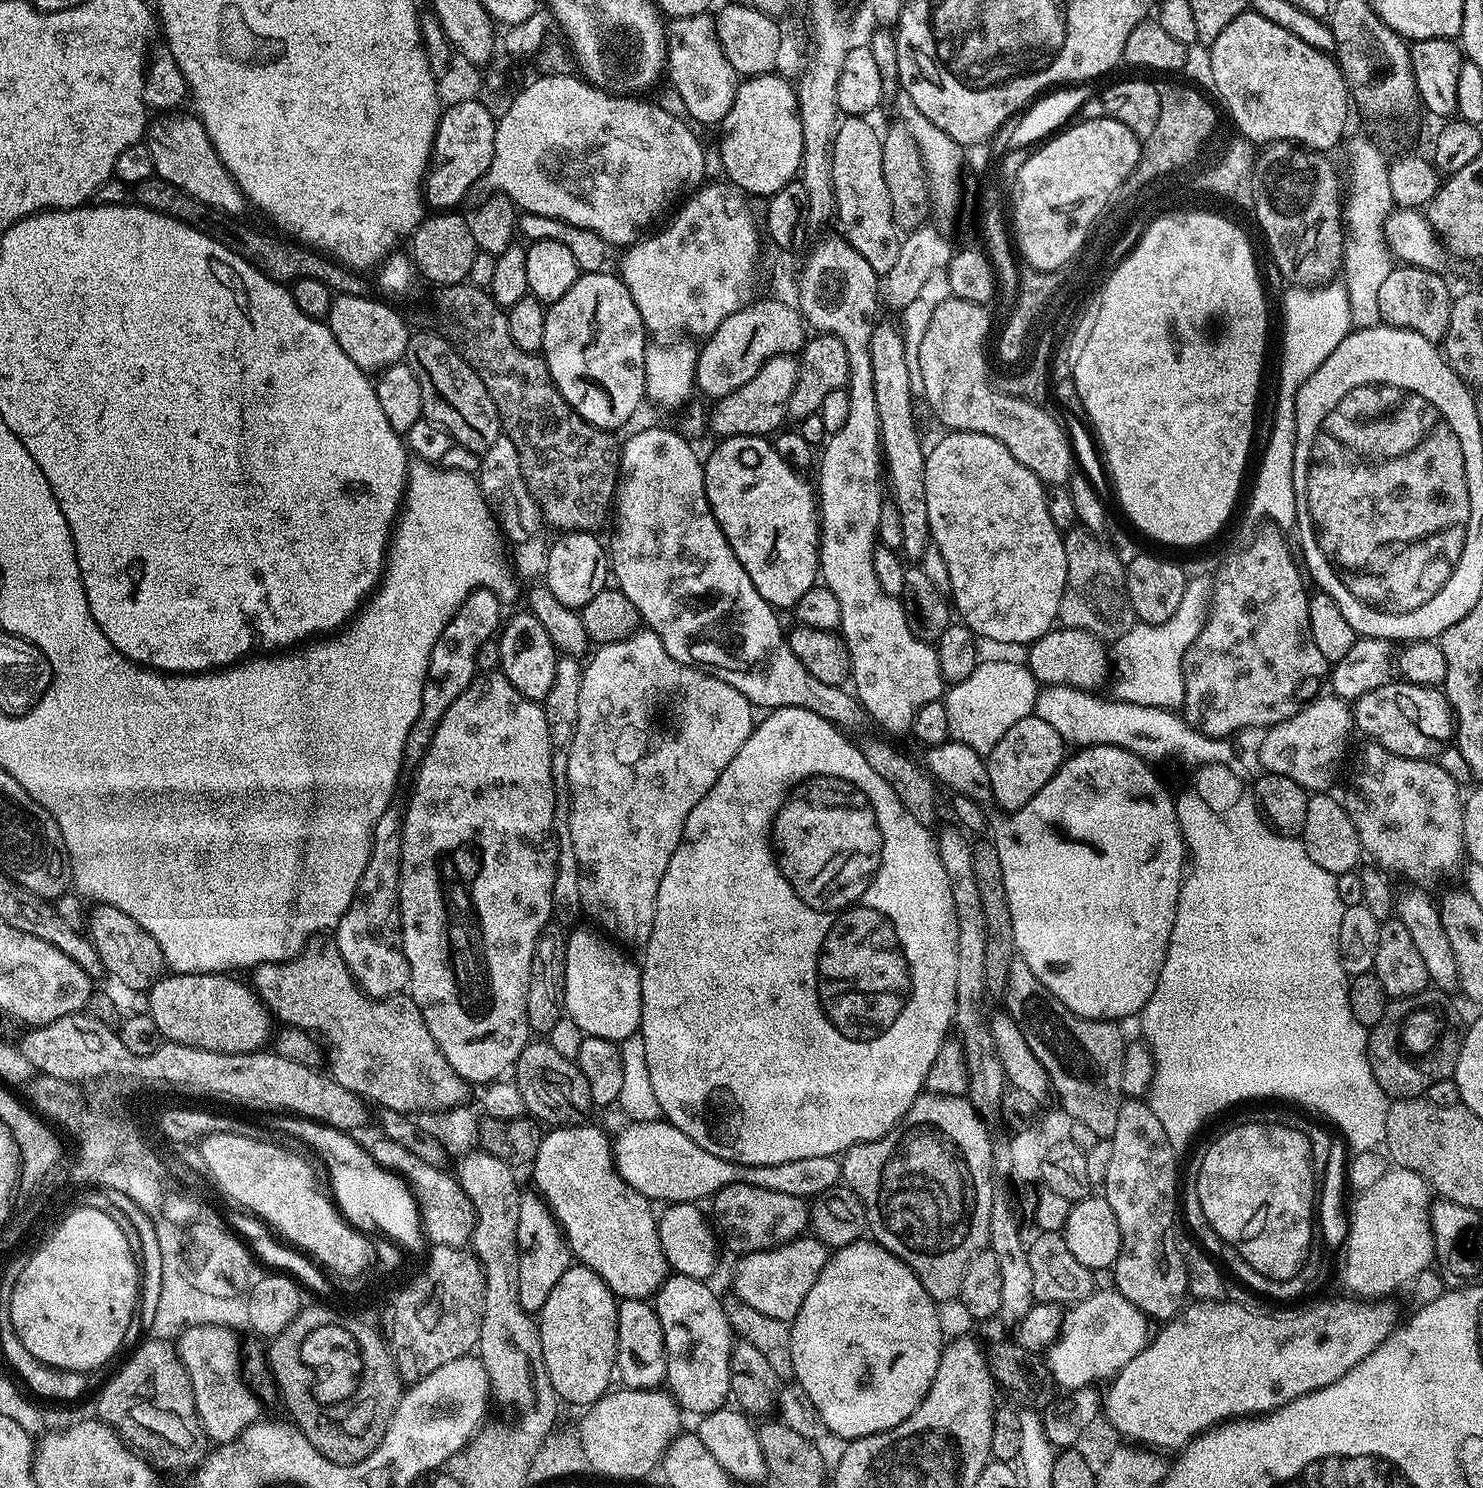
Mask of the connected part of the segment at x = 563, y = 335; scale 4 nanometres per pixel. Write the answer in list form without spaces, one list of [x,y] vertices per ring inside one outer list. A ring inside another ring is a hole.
[[[611,271],[603,272],[585,272],[574,282],[574,286],[570,286],[570,290],[566,290],[566,294],[562,294],[562,298],[555,300],[553,304],[547,305],[548,313],[546,314],[546,338],[544,339],[544,351],[542,353],[544,361],[548,363],[548,369],[552,375],[552,380],[556,384],[557,390],[562,394],[562,398],[566,398],[568,403],[575,412],[578,413],[583,420],[590,422],[595,428],[603,428],[605,430],[617,430],[636,411],[640,408],[640,403],[645,403],[644,394],[644,350],[646,347],[646,329],[642,322],[642,314],[638,314],[638,306],[634,306],[634,298],[630,294],[630,290],[620,279],[619,275],[613,274]]]

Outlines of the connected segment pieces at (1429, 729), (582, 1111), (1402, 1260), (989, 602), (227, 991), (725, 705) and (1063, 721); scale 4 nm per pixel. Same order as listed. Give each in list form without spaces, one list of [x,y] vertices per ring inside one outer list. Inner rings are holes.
[[[1389,682],[1370,690],[1354,701],[1354,724],[1364,736],[1369,736],[1372,744],[1381,744],[1393,756],[1408,756],[1412,760],[1423,760],[1437,755],[1438,743],[1448,742],[1454,736],[1454,713],[1448,706],[1448,697],[1439,687],[1426,688],[1423,684]]]
[[[533,1039],[524,1047],[514,1065],[514,1079],[518,1090],[524,1092],[525,1109],[545,1125],[582,1124],[591,1117],[588,1115],[594,1112],[590,1086],[586,1086],[582,1070],[576,1065],[575,1060],[567,1060],[543,1039]]]
[[[1392,1166],[1370,1190],[1355,1199],[1356,1205],[1348,1216],[1347,1243],[1342,1248],[1345,1293],[1364,1302],[1376,1302],[1379,1296],[1390,1295],[1431,1264],[1433,1267],[1436,1243],[1428,1217],[1430,1189],[1418,1174]]]
[[[949,431],[948,436],[944,436],[937,442],[933,448],[927,449],[924,457],[924,473],[926,474],[926,511],[930,514],[930,526],[928,527],[930,533],[930,540],[933,545],[936,545],[941,551],[942,558],[945,559],[946,568],[949,570],[949,589],[950,600],[954,605],[955,611],[958,613],[959,619],[971,631],[976,633],[977,637],[985,636],[986,638],[994,638],[999,642],[1018,642],[1031,646],[1038,638],[1042,638],[1046,633],[1052,631],[1054,625],[1057,623],[1060,615],[1060,603],[1062,602],[1062,594],[1066,586],[1066,550],[1064,549],[1064,536],[1061,529],[1054,526],[1054,522],[1050,522],[1050,510],[1048,509],[1048,498],[1046,495],[1045,485],[1041,484],[1040,479],[1030,470],[1026,470],[1026,466],[1022,466],[1022,462],[1018,462],[1018,458],[1014,458],[1010,454],[1010,450],[1006,450],[1006,446],[1002,446],[1002,442],[998,442],[994,438],[990,438],[986,434],[978,434],[977,432],[953,432]]]
[[[178,972],[175,974],[165,974],[148,989],[149,998],[149,1010],[147,1015],[154,1018],[155,1024],[158,1026],[161,1037],[165,1041],[173,1044],[185,1044],[186,1046],[194,1046],[195,1048],[201,1048],[202,1050],[214,1050],[215,1052],[255,1052],[263,1049],[270,1040],[270,1028],[268,1032],[268,1020],[270,1021],[270,1013],[267,1008],[260,1002],[259,996],[247,983],[244,984],[240,980],[235,980],[235,975],[221,974],[219,972]]]
[[[636,630],[632,632],[631,635],[625,637],[624,640],[618,640],[613,644],[599,645],[595,651],[591,653],[591,656],[593,655],[592,661],[587,661],[587,663],[584,664],[582,694],[578,694],[578,718],[576,719],[576,727],[570,736],[572,745],[567,745],[566,748],[568,753],[568,781],[570,782],[570,790],[572,791],[572,809],[570,810],[570,818],[568,819],[570,822],[570,838],[572,839],[574,854],[577,855],[578,866],[582,873],[580,877],[580,906],[585,913],[589,912],[589,914],[601,924],[599,927],[603,929],[613,941],[619,942],[621,945],[629,944],[630,947],[640,950],[643,949],[646,942],[650,942],[650,930],[654,930],[654,914],[656,913],[656,903],[658,902],[658,886],[662,882],[662,874],[666,874],[666,866],[670,866],[670,858],[674,854],[674,850],[680,844],[680,839],[682,838],[684,827],[686,826],[686,818],[690,818],[690,810],[694,810],[694,806],[698,806],[698,802],[702,802],[702,798],[708,793],[710,786],[714,786],[714,782],[718,782],[722,770],[726,770],[726,766],[730,766],[730,758],[734,758],[734,754],[738,754],[738,750],[742,750],[746,738],[750,738],[750,734],[754,727],[754,719],[752,720],[754,706],[742,693],[738,690],[734,690],[734,686],[730,686],[726,682],[714,678],[709,672],[702,672],[699,668],[691,668],[689,664],[683,664],[674,658],[670,658],[670,654],[666,650],[666,646],[662,646],[658,634],[654,634],[650,630]]]
[[[1064,684],[1049,685],[1037,693],[1034,714],[1042,718],[1044,722],[1049,723],[1054,730],[1057,730],[1059,736],[1066,744],[1076,744],[1075,746],[1080,748],[1092,747],[1094,745],[1118,746],[1119,748],[1125,748],[1126,750],[1130,750],[1137,754],[1149,754],[1148,752],[1177,752],[1177,754],[1180,755],[1181,762],[1184,763],[1185,770],[1188,771],[1188,792],[1192,797],[1190,797],[1185,804],[1182,804],[1182,807],[1179,809],[1178,822],[1180,823],[1180,829],[1182,830],[1185,847],[1191,858],[1190,865],[1180,886],[1180,897],[1178,898],[1176,917],[1174,918],[1174,930],[1170,930],[1170,942],[1168,943],[1168,949],[1166,950],[1166,958],[1162,962],[1160,977],[1154,986],[1154,994],[1150,994],[1146,1006],[1138,1014],[1140,1028],[1144,1031],[1144,1033],[1142,1033],[1143,1039],[1146,1041],[1148,1047],[1151,1048],[1153,1060],[1156,1065],[1156,1073],[1150,1091],[1150,1103],[1154,1110],[1154,1114],[1158,1114],[1158,1122],[1162,1122],[1162,1130],[1166,1130],[1166,1138],[1170,1138],[1170,1146],[1177,1150],[1183,1150],[1188,1144],[1188,1139],[1199,1130],[1200,1123],[1202,1123],[1207,1116],[1212,1116],[1215,1112],[1220,1112],[1223,1108],[1228,1108],[1231,1104],[1238,1103],[1239,1100],[1256,1100],[1259,1096],[1281,1096],[1284,1100],[1297,1100],[1298,1103],[1305,1104],[1308,1108],[1317,1108],[1322,1115],[1329,1116],[1329,1118],[1340,1127],[1341,1133],[1339,1132],[1339,1135],[1343,1137],[1346,1141],[1347,1147],[1351,1149],[1353,1153],[1371,1152],[1379,1149],[1381,1145],[1384,1144],[1384,1135],[1386,1134],[1386,1114],[1388,1113],[1390,1100],[1389,1097],[1385,1096],[1384,1091],[1380,1089],[1378,1082],[1374,1078],[1374,1074],[1370,1070],[1370,1062],[1368,1061],[1368,1032],[1358,1022],[1358,1018],[1354,1018],[1354,1014],[1350,1014],[1350,998],[1348,997],[1348,982],[1350,977],[1348,973],[1344,971],[1344,967],[1340,961],[1340,951],[1338,950],[1338,930],[1342,926],[1342,914],[1344,913],[1345,906],[1338,898],[1336,877],[1331,872],[1322,870],[1322,866],[1318,866],[1318,862],[1314,862],[1314,858],[1310,858],[1310,854],[1306,852],[1306,848],[1301,839],[1298,839],[1297,837],[1283,836],[1269,827],[1264,817],[1260,815],[1260,809],[1256,806],[1256,797],[1253,789],[1250,787],[1249,781],[1248,784],[1244,781],[1246,772],[1240,767],[1239,758],[1236,757],[1233,745],[1229,743],[1227,739],[1202,734],[1194,726],[1190,726],[1187,720],[1184,719],[1183,715],[1177,714],[1175,711],[1167,708],[1135,705],[1134,702],[1120,701],[1113,698],[1107,698],[1107,700],[1104,700],[1102,698],[1094,698],[1092,695],[1094,694],[1087,689],[1070,687]]]

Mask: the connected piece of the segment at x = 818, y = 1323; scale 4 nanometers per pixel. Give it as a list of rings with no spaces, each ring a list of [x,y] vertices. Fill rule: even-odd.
[[[861,1238],[844,1248],[835,1249],[829,1255],[822,1274],[818,1274],[818,1282],[814,1282],[814,1286],[810,1286],[810,1294],[806,1294],[806,1302],[802,1302],[802,1310],[798,1310],[796,1317],[790,1321],[792,1353],[794,1354],[792,1376],[795,1383],[800,1384],[802,1390],[806,1390],[810,1402],[814,1402],[825,1429],[829,1433],[841,1436],[847,1441],[857,1440],[863,1436],[888,1432],[900,1425],[906,1418],[910,1418],[910,1414],[914,1414],[914,1410],[920,1405],[922,1398],[926,1398],[926,1394],[934,1382],[934,1374],[938,1374],[938,1362],[944,1353],[946,1341],[943,1338],[942,1330],[939,1329],[937,1307],[937,1301],[930,1298],[930,1294],[922,1286],[922,1282],[914,1269],[906,1262],[902,1262],[890,1250],[886,1250],[871,1239]]]

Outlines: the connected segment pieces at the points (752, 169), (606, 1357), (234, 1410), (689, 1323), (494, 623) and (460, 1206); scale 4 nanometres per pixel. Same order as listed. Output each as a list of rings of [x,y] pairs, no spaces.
[[[777,74],[750,76],[741,79],[736,85],[734,106],[730,106],[730,114],[722,121],[724,133],[720,136],[720,164],[729,181],[749,197],[773,196],[782,186],[797,179],[802,162],[802,122],[796,101],[795,87],[787,84]]]
[[[573,1263],[558,1278],[558,1286],[550,1290],[546,1306],[538,1314],[542,1358],[546,1362],[546,1374],[554,1386],[557,1397],[568,1404],[591,1406],[609,1391],[608,1384],[616,1372],[618,1350],[618,1297],[606,1286],[606,1282],[594,1270],[583,1264]]]
[[[196,1324],[174,1340],[174,1347],[192,1383],[197,1416],[207,1439],[213,1445],[228,1444],[249,1425],[257,1423],[260,1404],[240,1378],[242,1356],[240,1360],[236,1338],[228,1329],[218,1324]]]
[[[672,1274],[665,1280],[660,1291],[654,1297],[654,1307],[658,1314],[658,1322],[662,1322],[664,1345],[668,1355],[668,1379],[666,1384],[671,1395],[675,1396],[677,1404],[685,1413],[703,1414],[725,1407],[727,1400],[724,1399],[729,1399],[732,1391],[730,1358],[732,1357],[734,1333],[724,1313],[721,1297],[719,1295],[716,1297],[707,1288],[708,1286],[703,1280]]]
[[[483,587],[473,588],[462,602],[462,606],[458,606],[454,618],[446,622],[446,630],[438,634],[438,642],[434,642],[434,650],[430,650],[428,677],[422,690],[422,710],[412,724],[404,747],[409,761],[419,761],[432,740],[436,724],[442,718],[442,714],[476,679],[478,675],[476,655],[484,640],[491,640],[497,635],[502,624],[500,608],[502,609],[502,601],[491,590]]]
[[[383,1135],[373,1142],[370,1155],[375,1164],[381,1164],[386,1171],[396,1173],[408,1183],[420,1211],[420,1226],[424,1229],[424,1239],[429,1245],[462,1249],[469,1247],[476,1225],[476,1215],[470,1198],[466,1198],[466,1190],[462,1190],[449,1169],[447,1172],[440,1164],[422,1162],[418,1154],[410,1154],[406,1146],[401,1146]]]

